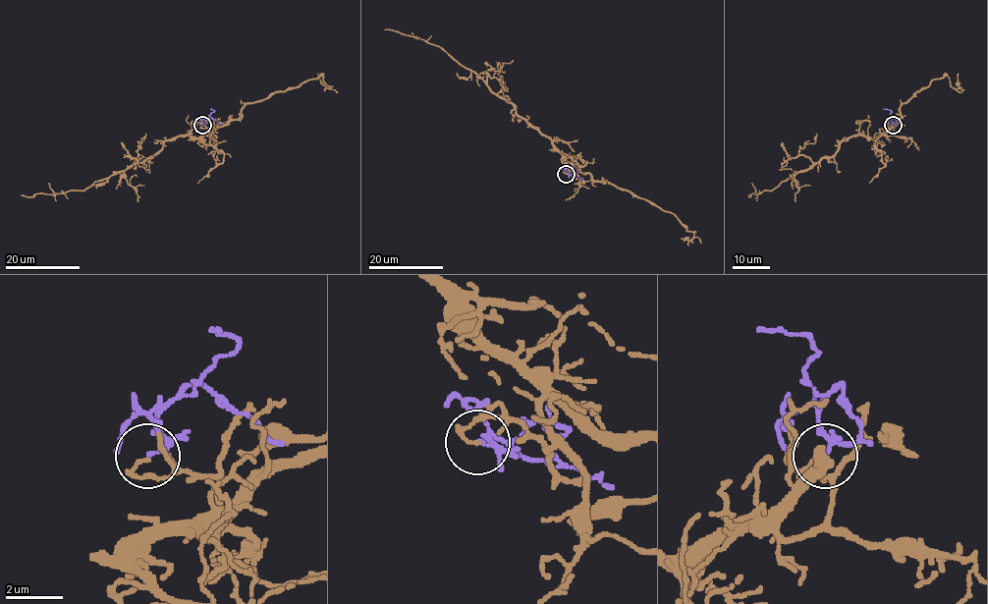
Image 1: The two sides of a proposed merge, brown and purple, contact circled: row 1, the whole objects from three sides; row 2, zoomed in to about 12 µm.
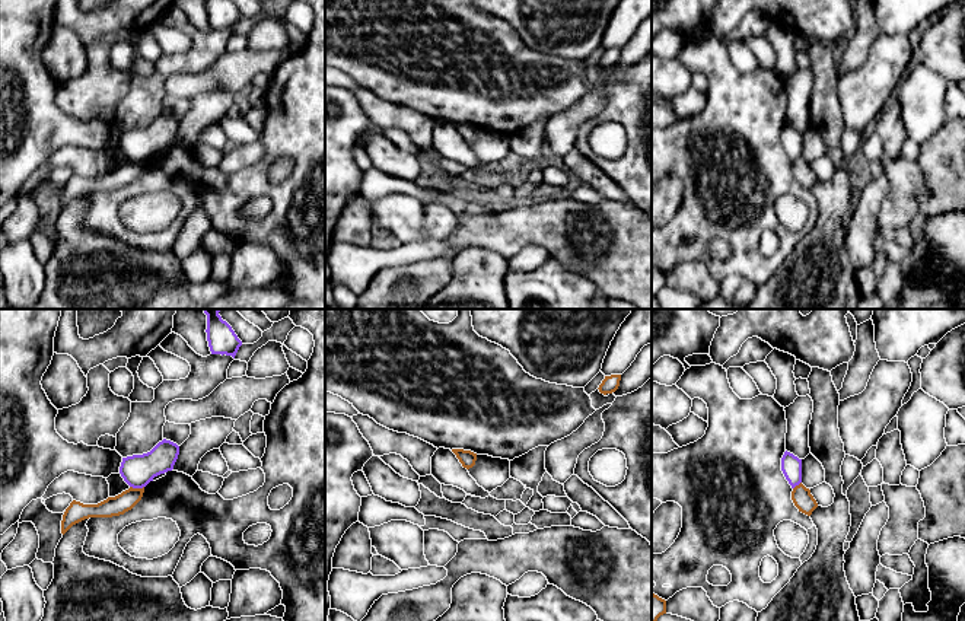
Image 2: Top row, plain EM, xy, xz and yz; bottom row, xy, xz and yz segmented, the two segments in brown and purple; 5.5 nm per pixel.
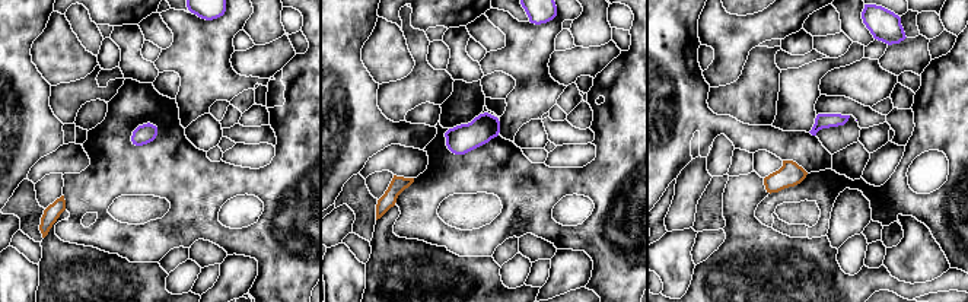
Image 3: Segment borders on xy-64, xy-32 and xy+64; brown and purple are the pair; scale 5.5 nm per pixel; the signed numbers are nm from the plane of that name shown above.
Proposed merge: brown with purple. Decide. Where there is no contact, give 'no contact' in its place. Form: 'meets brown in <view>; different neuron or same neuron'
meets brown in xy; different neuron

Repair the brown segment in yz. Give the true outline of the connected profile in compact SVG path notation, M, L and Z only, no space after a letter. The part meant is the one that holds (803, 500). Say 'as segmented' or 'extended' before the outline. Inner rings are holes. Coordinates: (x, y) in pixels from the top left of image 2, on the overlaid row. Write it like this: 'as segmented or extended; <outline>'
as segmented; M802 483L793 488L792 500L799 512L808 516L810 516L812 512L818 507L818 503L810 494L810 490L806 488Z

